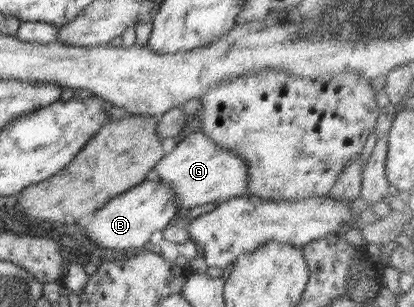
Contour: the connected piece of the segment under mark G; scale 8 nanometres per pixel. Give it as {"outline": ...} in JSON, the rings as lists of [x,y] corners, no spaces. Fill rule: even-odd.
{"outline":[[[192,132],[178,141],[174,150],[153,167],[159,179],[174,190],[176,207],[190,210],[208,203],[226,202],[246,196],[248,189],[247,163],[234,152],[216,145],[204,132]]]}

